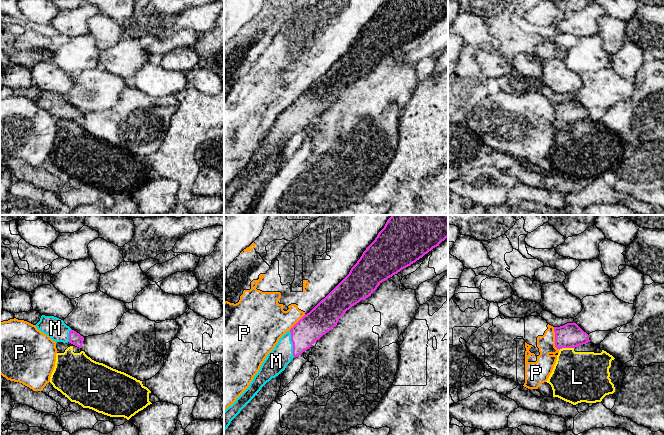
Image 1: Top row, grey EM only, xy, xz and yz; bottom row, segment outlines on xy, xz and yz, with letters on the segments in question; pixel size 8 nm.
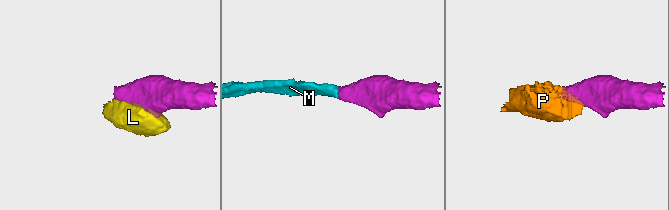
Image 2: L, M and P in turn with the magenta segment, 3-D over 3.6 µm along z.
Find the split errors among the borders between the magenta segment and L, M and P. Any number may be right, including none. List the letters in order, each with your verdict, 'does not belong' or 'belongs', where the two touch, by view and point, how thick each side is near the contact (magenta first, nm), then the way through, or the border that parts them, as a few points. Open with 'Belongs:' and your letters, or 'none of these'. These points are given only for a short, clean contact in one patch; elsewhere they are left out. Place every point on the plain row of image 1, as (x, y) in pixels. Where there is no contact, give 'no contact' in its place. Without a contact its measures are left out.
Belongs: M
L: does not belong; meets magenta in yz at (566, 123); 200 nm thick on the magenta side, 400 nm on the other
M: belongs; meets magenta in xz at (293, 120); 220 nm thick on the magenta side, 180 nm on the other; runs through xz (312, 102), (293, 120), (276, 137)
P: does not belong; meets magenta in yz at (555, 115); 200 nm thick on the magenta side, 150 nm on the other

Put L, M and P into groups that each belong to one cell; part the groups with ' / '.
L / M / P

